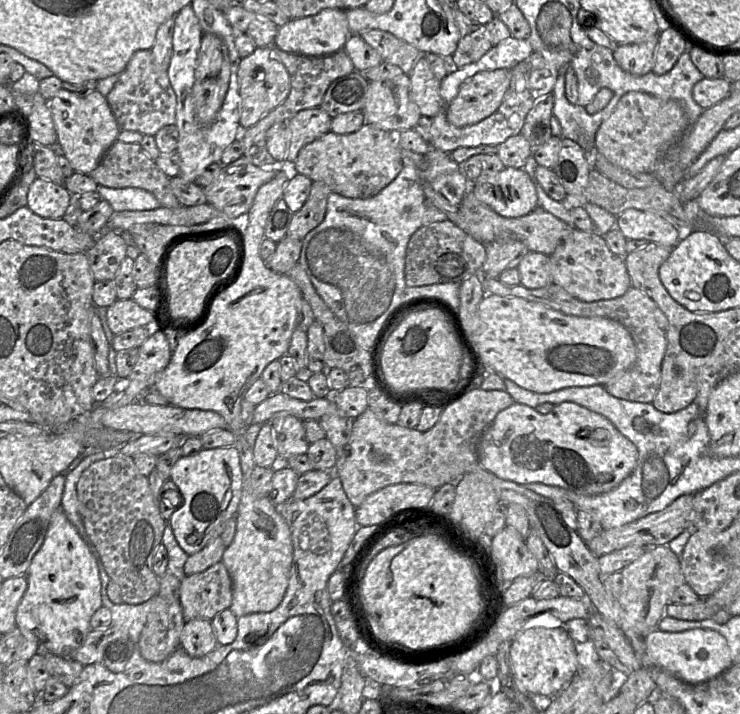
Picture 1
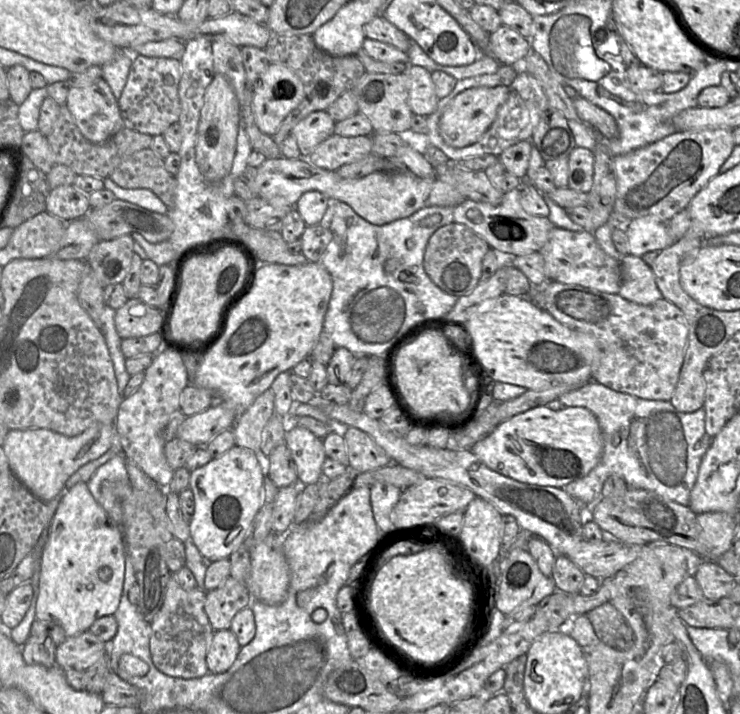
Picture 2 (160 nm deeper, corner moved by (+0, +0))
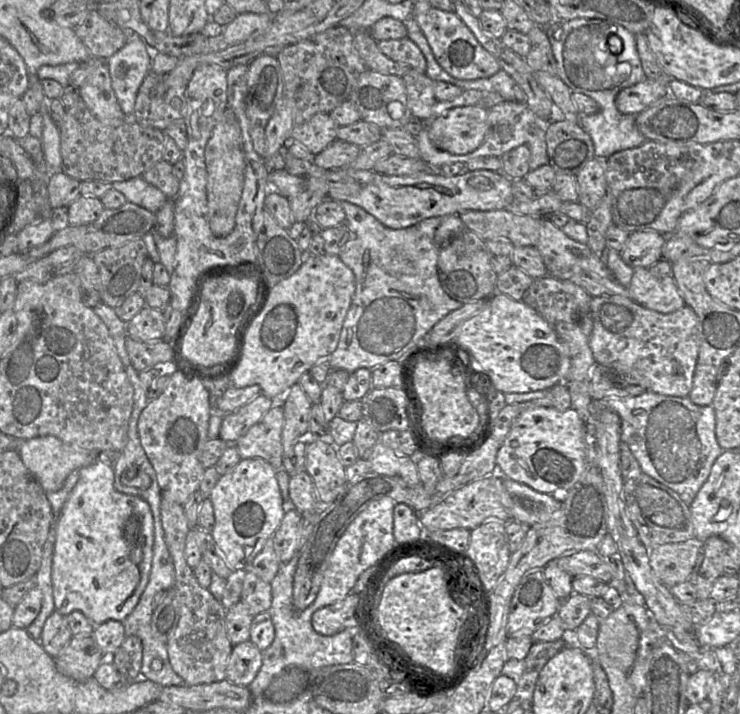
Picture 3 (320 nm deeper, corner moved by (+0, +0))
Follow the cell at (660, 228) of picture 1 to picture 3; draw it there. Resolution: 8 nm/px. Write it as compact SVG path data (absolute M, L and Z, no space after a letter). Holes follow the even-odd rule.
M635 231L629 234L620 255L632 268L649 268L662 259L666 236L657 231Z

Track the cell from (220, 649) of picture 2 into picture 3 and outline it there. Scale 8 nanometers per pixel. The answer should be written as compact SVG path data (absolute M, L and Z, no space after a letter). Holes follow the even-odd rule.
M251 641L233 646L226 668L225 680L248 687L262 666L262 652Z

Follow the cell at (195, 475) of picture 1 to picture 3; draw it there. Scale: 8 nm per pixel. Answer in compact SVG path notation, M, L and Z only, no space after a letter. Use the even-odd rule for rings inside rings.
M261 458L241 459L228 473L222 475L212 489L208 499L212 502L215 523L210 534L230 568L245 570L272 538L285 515L283 498L276 477L276 469Z

